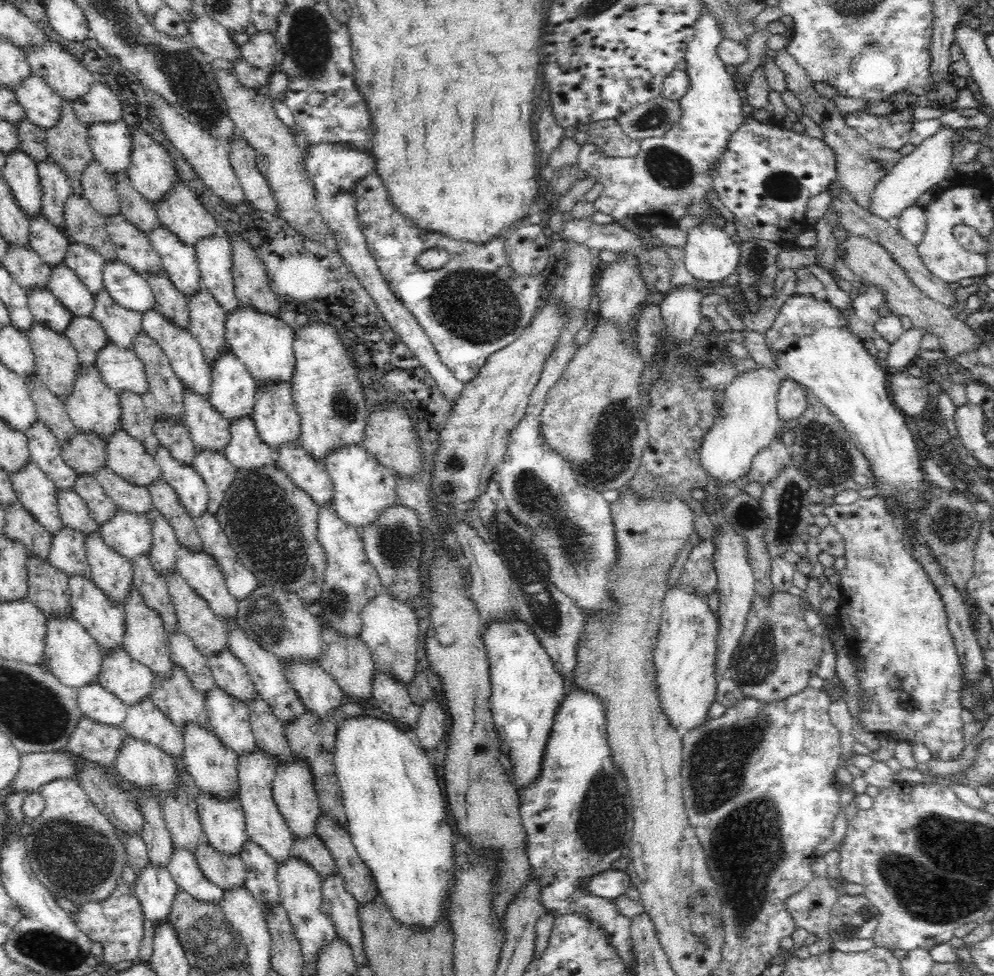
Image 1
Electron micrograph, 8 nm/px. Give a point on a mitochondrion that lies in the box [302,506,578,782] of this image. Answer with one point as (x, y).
(540, 601)

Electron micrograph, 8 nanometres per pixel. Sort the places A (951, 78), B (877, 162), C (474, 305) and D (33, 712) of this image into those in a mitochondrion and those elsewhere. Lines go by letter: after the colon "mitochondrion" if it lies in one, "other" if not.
A: other
B: mitochondrion
C: mitochondrion
D: mitochondrion

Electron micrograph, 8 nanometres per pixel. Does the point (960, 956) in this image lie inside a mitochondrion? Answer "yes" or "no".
no

